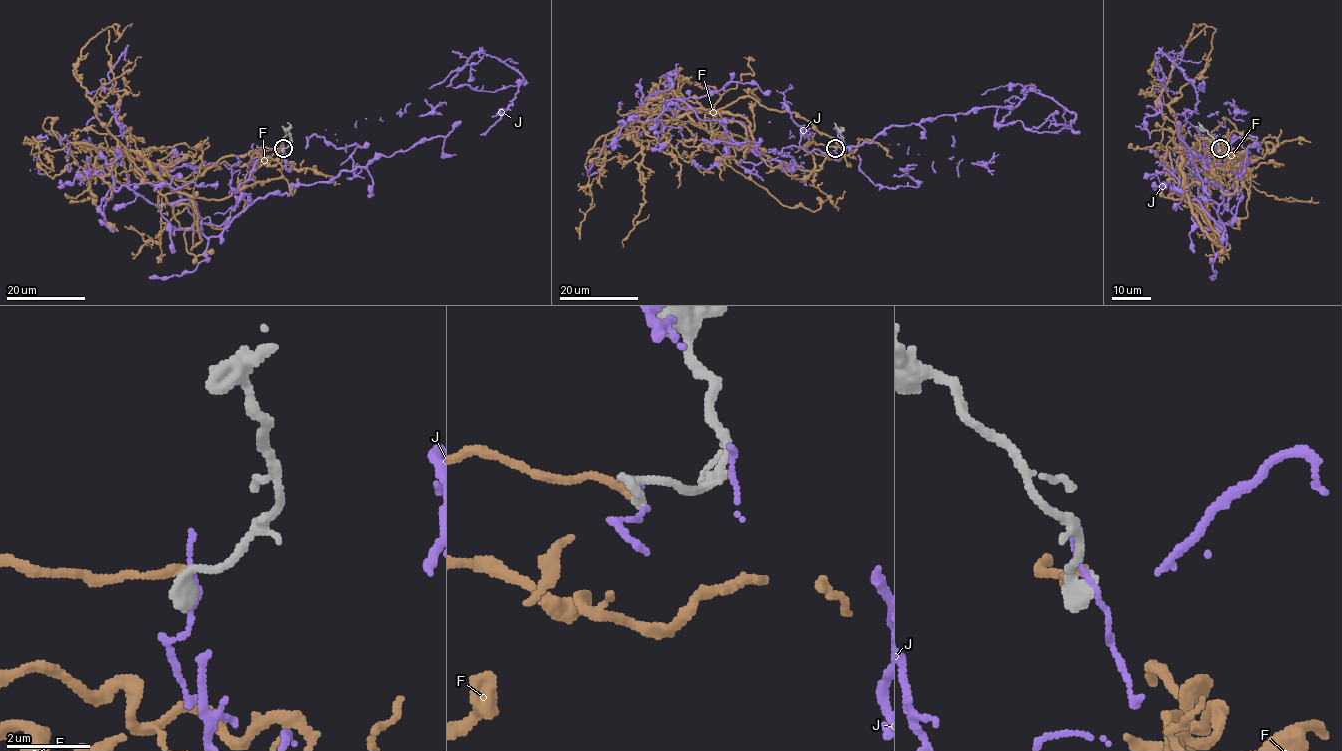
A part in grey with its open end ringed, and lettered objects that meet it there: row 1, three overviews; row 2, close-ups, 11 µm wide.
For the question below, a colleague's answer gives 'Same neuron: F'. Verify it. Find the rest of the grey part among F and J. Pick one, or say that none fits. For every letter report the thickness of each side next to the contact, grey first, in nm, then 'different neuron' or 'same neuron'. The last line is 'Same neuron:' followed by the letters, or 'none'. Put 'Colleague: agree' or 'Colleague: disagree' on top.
Colleague: agree
F: calibres 360 and 220 nm; same neuron
J: calibres 360 and 140 nm; different neuron
Same neuron: F

